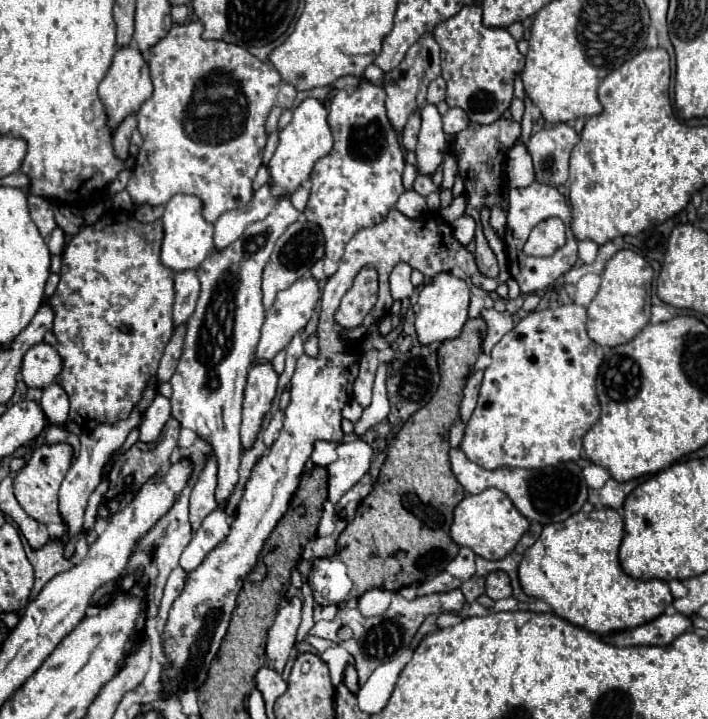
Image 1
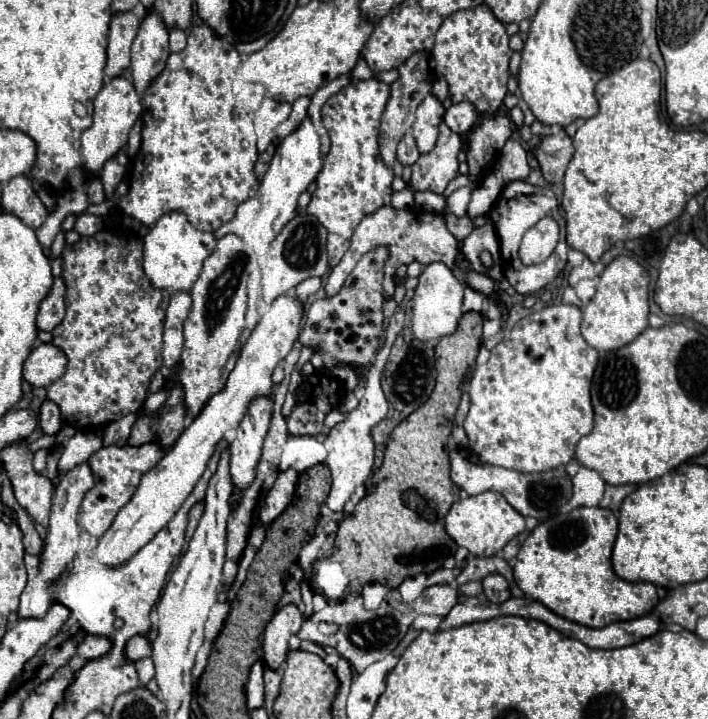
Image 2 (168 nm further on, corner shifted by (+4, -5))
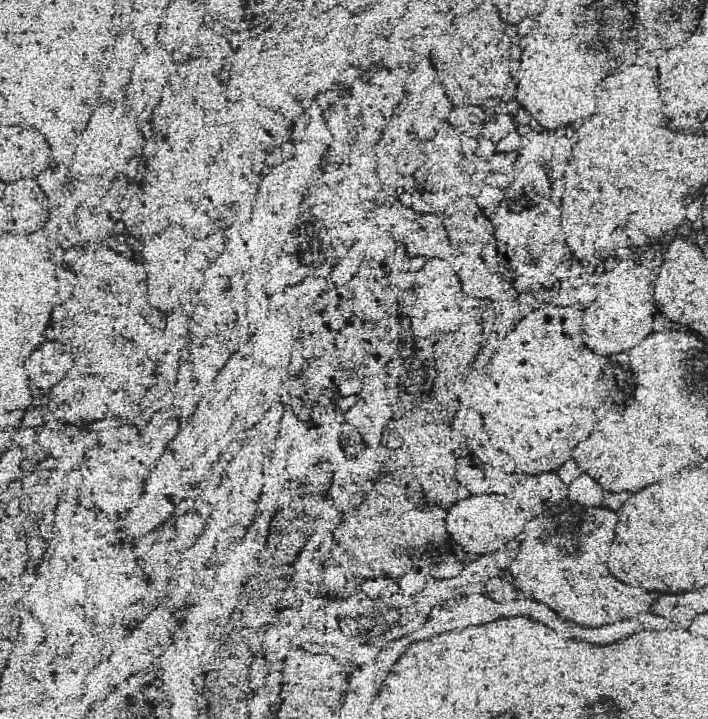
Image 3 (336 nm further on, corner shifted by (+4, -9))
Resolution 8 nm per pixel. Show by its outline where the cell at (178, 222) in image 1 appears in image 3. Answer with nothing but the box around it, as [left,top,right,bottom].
[141,226,225,324]

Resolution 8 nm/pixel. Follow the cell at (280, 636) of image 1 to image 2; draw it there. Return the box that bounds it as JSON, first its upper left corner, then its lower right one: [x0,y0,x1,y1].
[263,604,303,670]

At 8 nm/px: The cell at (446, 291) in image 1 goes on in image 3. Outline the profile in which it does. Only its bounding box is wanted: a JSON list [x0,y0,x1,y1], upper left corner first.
[409,258,463,340]

